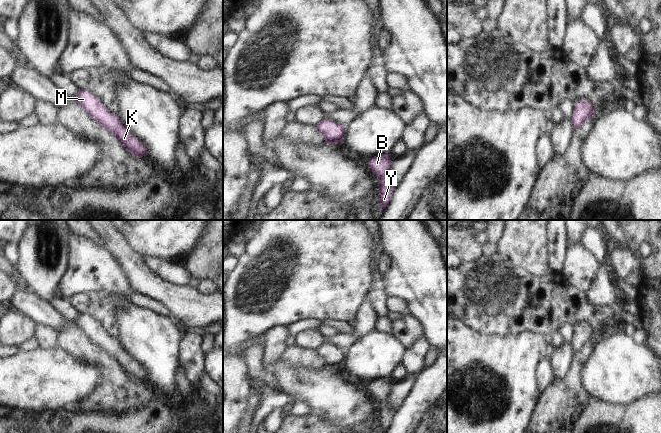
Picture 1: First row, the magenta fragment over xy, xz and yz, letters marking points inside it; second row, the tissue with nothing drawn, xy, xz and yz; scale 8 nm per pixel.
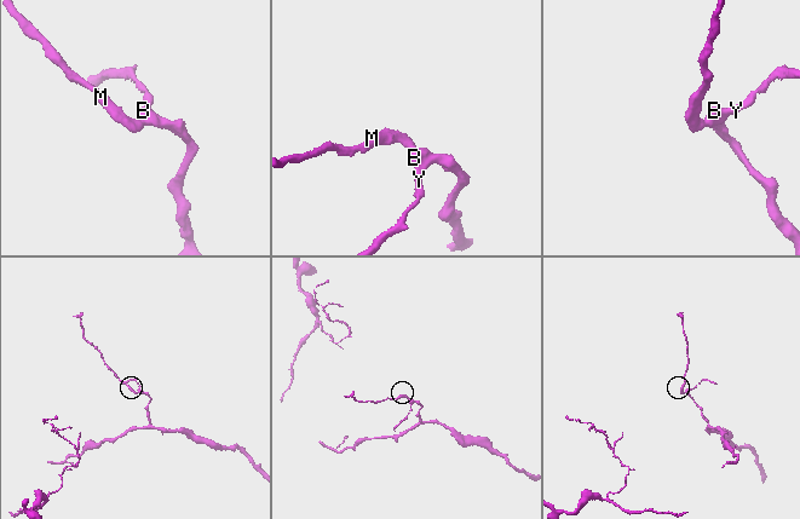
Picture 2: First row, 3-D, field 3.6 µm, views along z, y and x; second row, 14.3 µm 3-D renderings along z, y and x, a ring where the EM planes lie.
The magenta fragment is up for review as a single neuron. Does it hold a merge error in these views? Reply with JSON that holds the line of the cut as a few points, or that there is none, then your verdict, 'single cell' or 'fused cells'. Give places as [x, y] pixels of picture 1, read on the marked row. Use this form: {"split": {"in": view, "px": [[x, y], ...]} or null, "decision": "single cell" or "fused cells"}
{"split": null, "decision": "single cell"}

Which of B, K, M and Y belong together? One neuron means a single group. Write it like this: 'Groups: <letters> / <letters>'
Groups: B K M Y.

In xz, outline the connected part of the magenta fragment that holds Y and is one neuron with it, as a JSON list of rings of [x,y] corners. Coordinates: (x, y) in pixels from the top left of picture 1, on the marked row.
[[[378,154],[368,160],[368,166],[373,174],[379,180],[379,203],[381,210],[391,201],[394,188],[387,179],[387,172],[391,165],[391,159],[388,154]]]

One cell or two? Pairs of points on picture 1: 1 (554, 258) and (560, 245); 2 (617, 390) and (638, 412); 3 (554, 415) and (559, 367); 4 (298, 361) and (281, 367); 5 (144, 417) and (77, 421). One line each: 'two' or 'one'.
1: one
2: two
3: two
4: two
5: one

